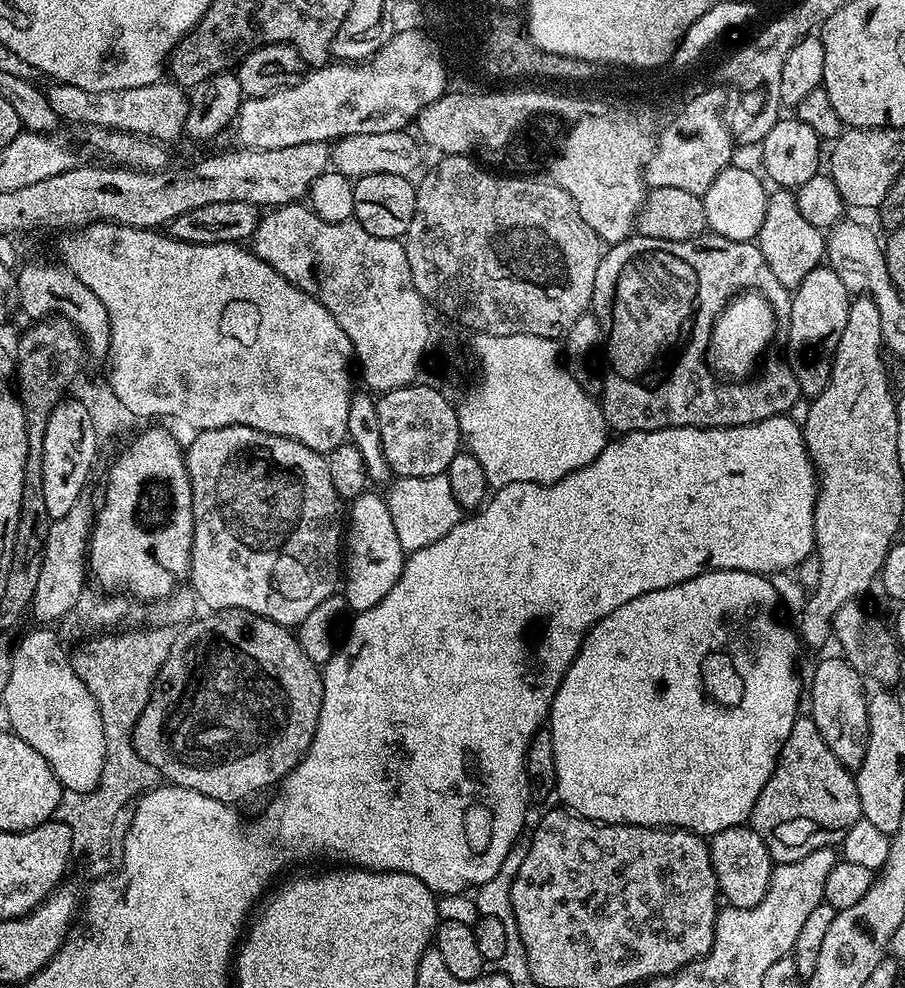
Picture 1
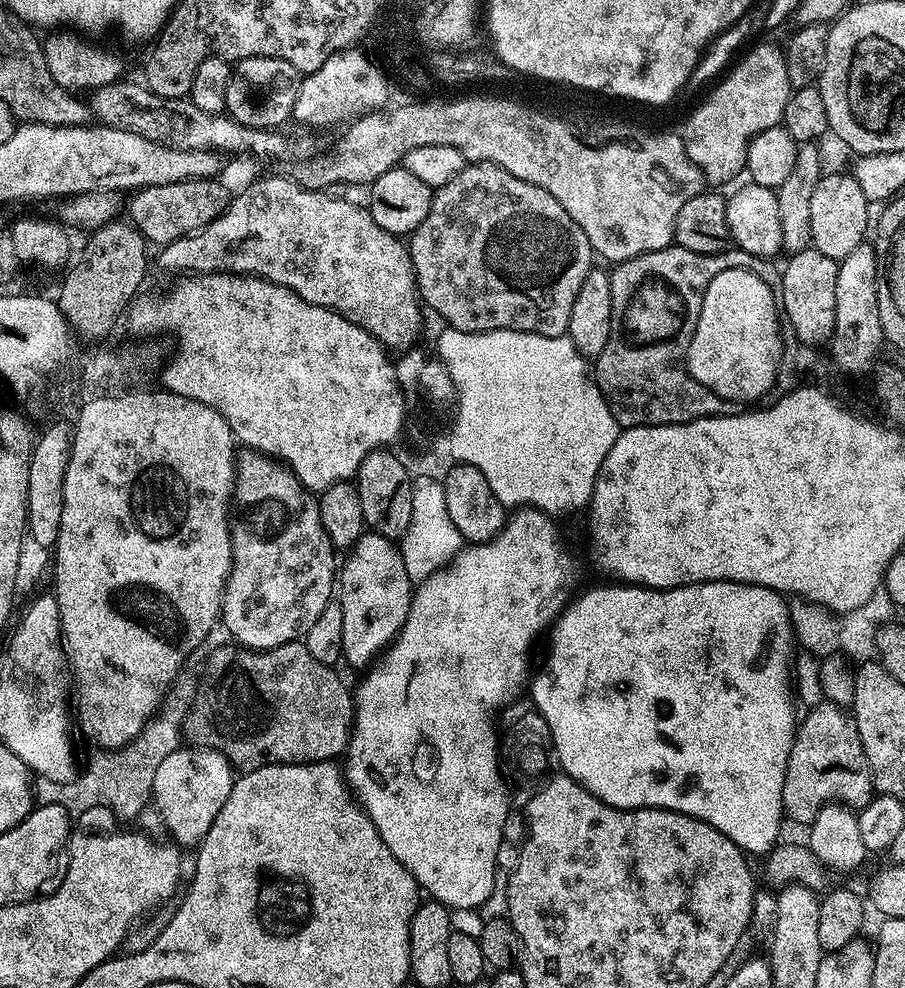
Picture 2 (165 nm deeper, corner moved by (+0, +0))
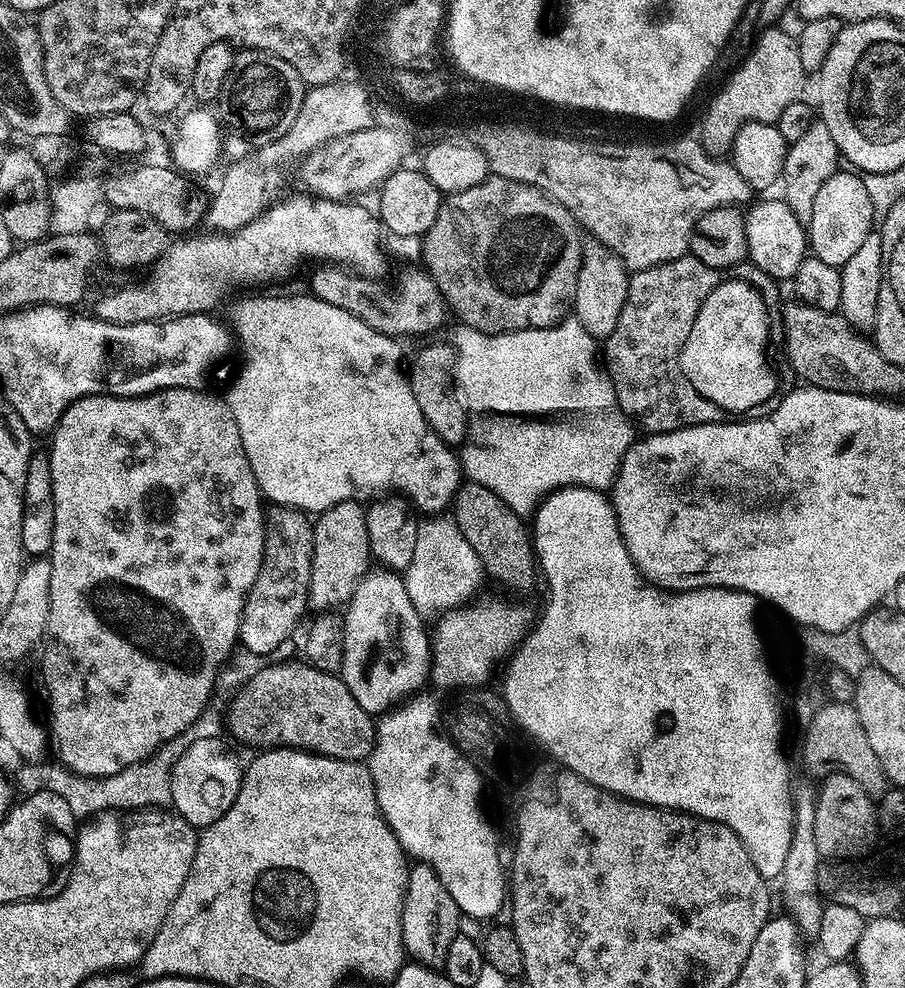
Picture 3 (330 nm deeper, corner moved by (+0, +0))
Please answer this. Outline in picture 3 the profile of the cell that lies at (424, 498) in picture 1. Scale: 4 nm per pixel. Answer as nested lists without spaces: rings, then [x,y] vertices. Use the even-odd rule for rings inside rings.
[[[436,514],[425,520],[428,521],[423,521],[418,530],[414,558],[410,558],[410,566],[403,573],[406,594],[410,594],[410,602],[424,614],[443,614],[463,608],[479,590],[480,583],[485,583],[484,567],[478,554],[474,554],[474,546],[458,530],[455,519]]]

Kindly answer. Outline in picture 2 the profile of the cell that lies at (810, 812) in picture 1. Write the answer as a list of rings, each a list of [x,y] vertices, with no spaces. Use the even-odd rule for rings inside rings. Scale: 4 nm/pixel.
[[[821,702],[803,713],[804,721],[799,721],[792,737],[790,758],[786,762],[786,774],[782,786],[784,816],[797,820],[803,826],[811,825],[812,820],[827,804],[843,804],[853,810],[861,810],[874,797],[872,771],[868,769],[866,754],[862,750],[862,738],[856,729],[856,721],[847,711],[831,702]]]

